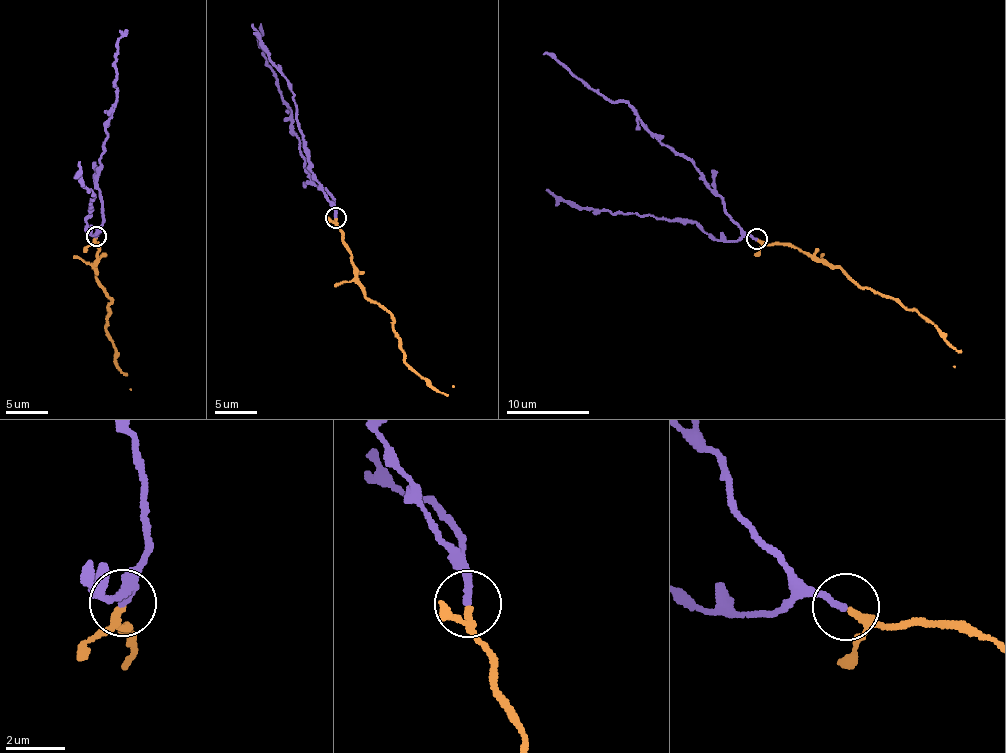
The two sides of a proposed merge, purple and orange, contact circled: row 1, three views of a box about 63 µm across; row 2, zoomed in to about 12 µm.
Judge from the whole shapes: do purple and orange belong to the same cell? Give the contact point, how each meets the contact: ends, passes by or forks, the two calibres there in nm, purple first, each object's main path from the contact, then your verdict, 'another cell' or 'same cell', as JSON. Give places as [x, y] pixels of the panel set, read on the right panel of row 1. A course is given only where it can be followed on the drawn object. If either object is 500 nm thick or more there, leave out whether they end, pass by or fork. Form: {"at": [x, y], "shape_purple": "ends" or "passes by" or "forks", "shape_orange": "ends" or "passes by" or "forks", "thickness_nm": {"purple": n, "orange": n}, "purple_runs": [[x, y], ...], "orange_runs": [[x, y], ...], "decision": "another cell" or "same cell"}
{"at": [756, 239], "shape_purple": "ends", "shape_orange": "passes by", "thickness_nm": {"purple": 240, "orange": 200}, "purple_runs": [[756, 239], [734, 220], [720, 196], [689, 160], [660, 141], [628, 105], [602, 97], [556, 59], [543, 54]], "orange_runs": [[758, 239], [795, 247], [826, 260], [866, 287], [913, 309], [957, 350], [953, 366]], "decision": "same cell"}

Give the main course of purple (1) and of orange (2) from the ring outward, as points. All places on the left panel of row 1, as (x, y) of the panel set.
1: (97, 236), (103, 216), (100, 189), (96, 182), (117, 90), (114, 65), (120, 37), (128, 32)
2: (96, 237), (94, 243), (99, 249), (92, 265), (95, 275), (112, 298), (105, 324), (130, 388)

